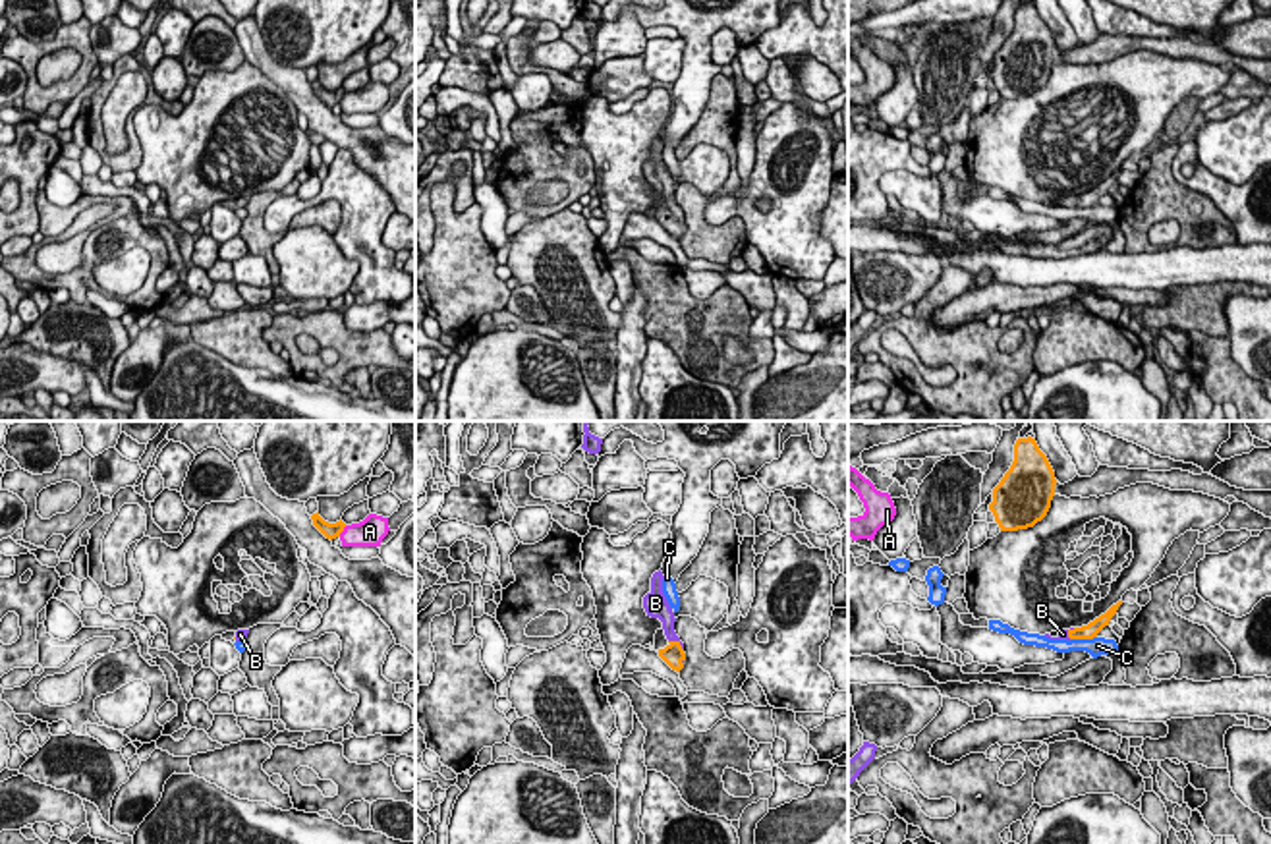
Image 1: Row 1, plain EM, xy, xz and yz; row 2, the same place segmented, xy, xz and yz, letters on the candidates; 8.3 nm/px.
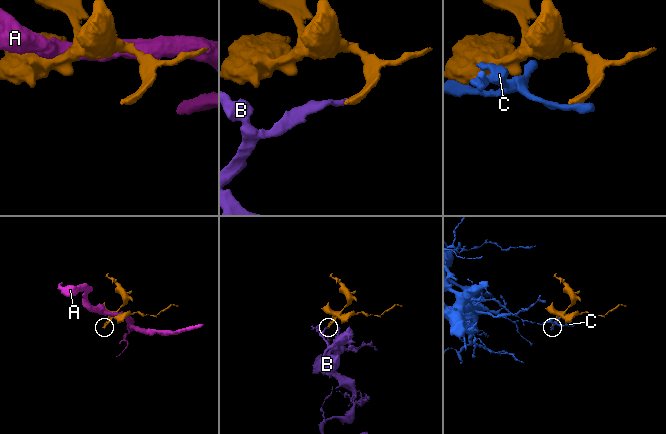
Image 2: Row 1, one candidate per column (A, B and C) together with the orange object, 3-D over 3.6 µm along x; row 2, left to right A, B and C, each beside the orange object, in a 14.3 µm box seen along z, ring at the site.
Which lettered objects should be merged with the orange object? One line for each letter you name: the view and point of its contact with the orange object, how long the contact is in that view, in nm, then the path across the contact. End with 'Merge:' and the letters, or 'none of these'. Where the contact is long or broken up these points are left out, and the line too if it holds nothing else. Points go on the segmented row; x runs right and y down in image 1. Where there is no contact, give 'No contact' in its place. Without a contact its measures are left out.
B: Touches orange at xz (677, 642). Shared border 150 nm. Path across: xz (673, 655), (677, 642), (669, 632), (665, 615)
Merge: B

